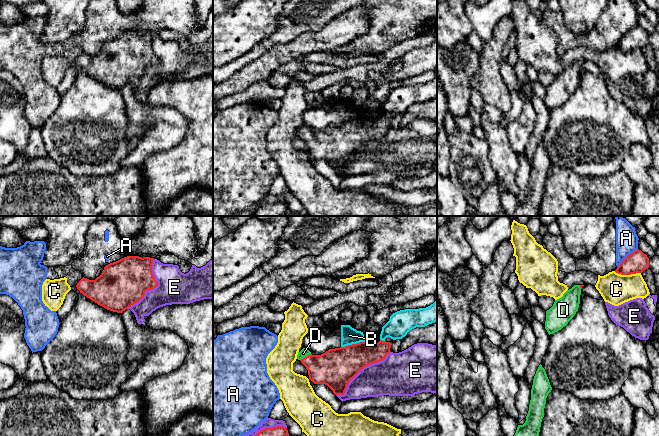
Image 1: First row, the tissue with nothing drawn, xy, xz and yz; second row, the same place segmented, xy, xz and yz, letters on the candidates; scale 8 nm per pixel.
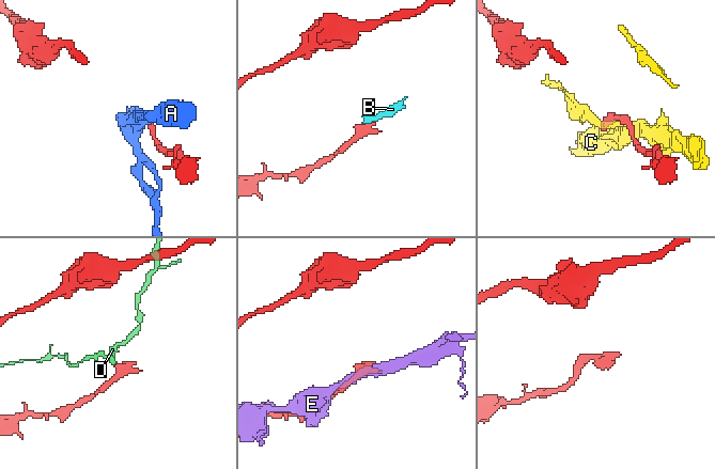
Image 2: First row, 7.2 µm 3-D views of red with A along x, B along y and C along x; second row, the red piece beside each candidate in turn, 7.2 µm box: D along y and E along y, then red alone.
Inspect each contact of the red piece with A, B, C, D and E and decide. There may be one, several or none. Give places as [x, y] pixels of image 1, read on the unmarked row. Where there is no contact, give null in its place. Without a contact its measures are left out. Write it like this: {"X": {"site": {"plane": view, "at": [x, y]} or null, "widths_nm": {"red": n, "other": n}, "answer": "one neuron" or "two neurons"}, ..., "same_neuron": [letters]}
{"A": {"site": {"plane": "yz", "at": [626, 33]}, "widths_nm": {"red": 170, "other": 180}, "answer": "two neurons"}, "B": {"site": {"plane": "xz", "at": [352, 120]}, "widths_nm": {"red": 300, "other": 140}, "answer": "two neurons"}, "C": {"site": {"plane": "yz", "at": [627, 50]}, "widths_nm": {"red": 170, "other": 260}, "answer": "two neurons"}, "D": {"site": {"plane": "xz", "at": [306, 132]}, "widths_nm": {"red": 300, "other": 70}, "answer": "one neuron"}, "E": {"site": {"plane": "xz", "at": [360, 145]}, "widths_nm": {"red": 300, "other": 300}, "answer": "two neurons"}, "same_neuron": ["D"]}

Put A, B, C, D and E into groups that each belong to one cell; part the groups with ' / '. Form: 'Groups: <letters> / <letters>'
Groups: A B / C / D / E

